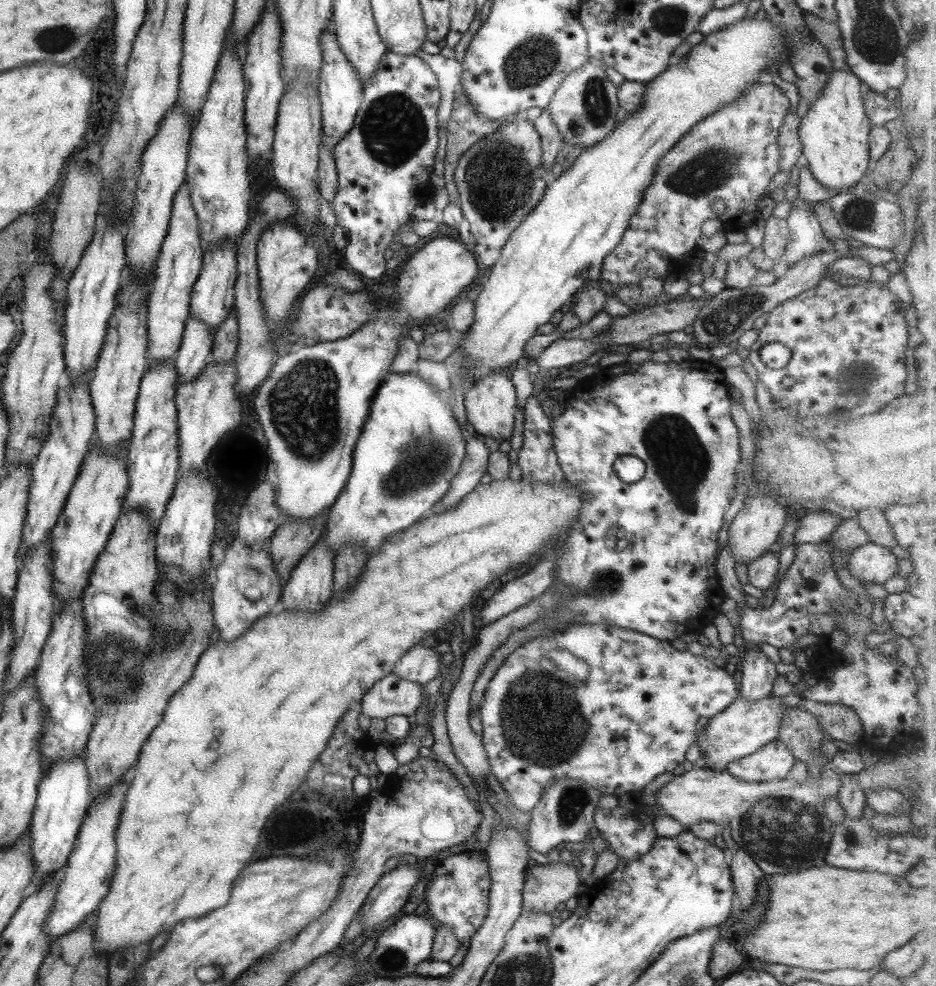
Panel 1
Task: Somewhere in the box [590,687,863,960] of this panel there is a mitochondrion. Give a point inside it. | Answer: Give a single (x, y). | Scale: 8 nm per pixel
(770, 817)

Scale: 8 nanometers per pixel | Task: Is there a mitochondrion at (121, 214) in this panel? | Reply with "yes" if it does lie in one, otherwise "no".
yes

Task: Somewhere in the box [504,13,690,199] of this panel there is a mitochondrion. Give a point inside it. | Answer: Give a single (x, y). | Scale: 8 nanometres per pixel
(597, 110)

